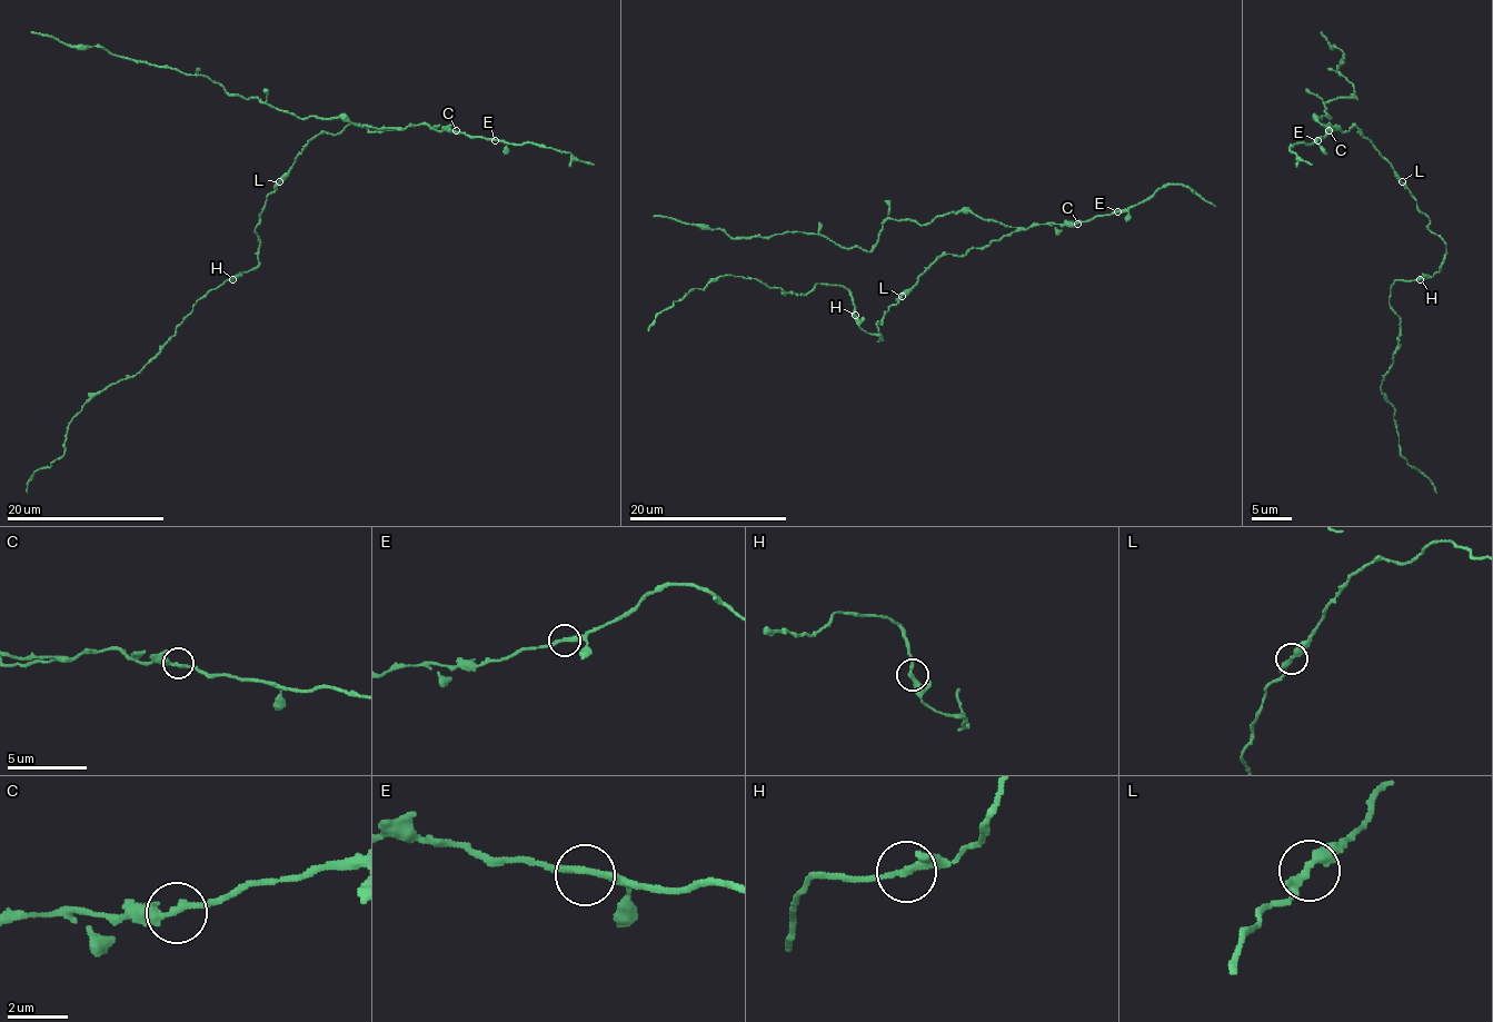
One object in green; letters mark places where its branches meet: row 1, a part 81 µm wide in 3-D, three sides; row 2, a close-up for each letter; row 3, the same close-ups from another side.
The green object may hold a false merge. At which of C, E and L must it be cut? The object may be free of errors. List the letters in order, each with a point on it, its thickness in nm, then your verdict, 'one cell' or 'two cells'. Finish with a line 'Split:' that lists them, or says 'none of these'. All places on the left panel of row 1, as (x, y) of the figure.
C: at (456, 130); 280 nm thick; one cell
E: at (495, 140); 240 nm thick; one cell
L: at (279, 181); 280 nm thick; one cell
Split: none of these

